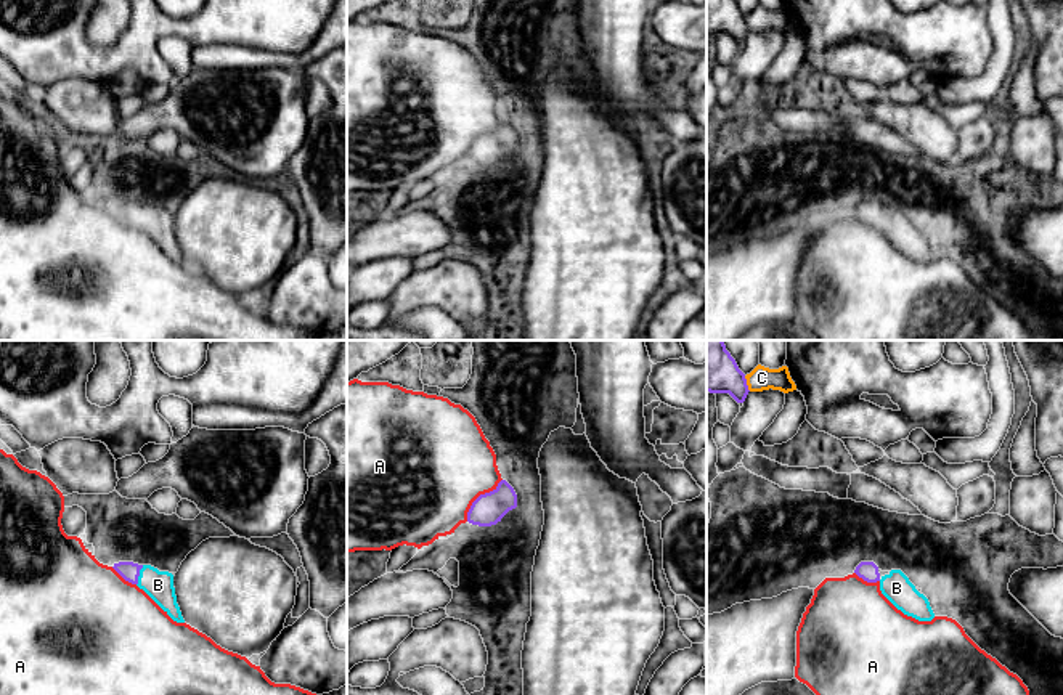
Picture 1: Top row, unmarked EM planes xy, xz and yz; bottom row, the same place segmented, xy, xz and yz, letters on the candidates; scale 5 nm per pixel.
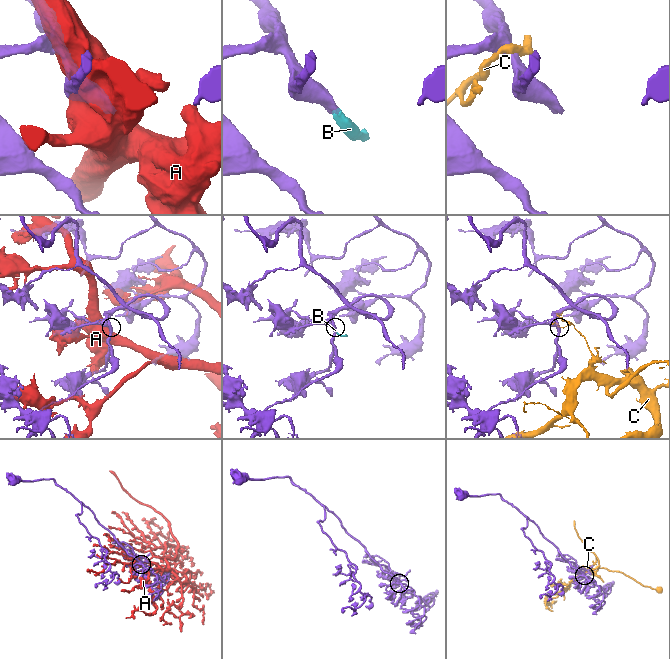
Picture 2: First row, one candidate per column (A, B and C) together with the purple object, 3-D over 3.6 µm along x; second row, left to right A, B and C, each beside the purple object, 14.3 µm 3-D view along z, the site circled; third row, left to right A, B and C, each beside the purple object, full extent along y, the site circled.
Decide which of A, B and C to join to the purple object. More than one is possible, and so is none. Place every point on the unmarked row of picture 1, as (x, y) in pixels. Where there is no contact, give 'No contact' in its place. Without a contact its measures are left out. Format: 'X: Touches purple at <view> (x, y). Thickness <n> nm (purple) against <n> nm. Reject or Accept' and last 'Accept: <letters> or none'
A: Touches purple at xz (479, 137). Thickness 160 nm (purple) against 500 nm. Reject
B: Touches purple at xy (138, 215). Thickness 90 nm (purple) against 140 nm. Accept
C: Touches purple at yz (745, 24). Thickness 180 nm (purple) against 120 nm. Reject
Accept: B

